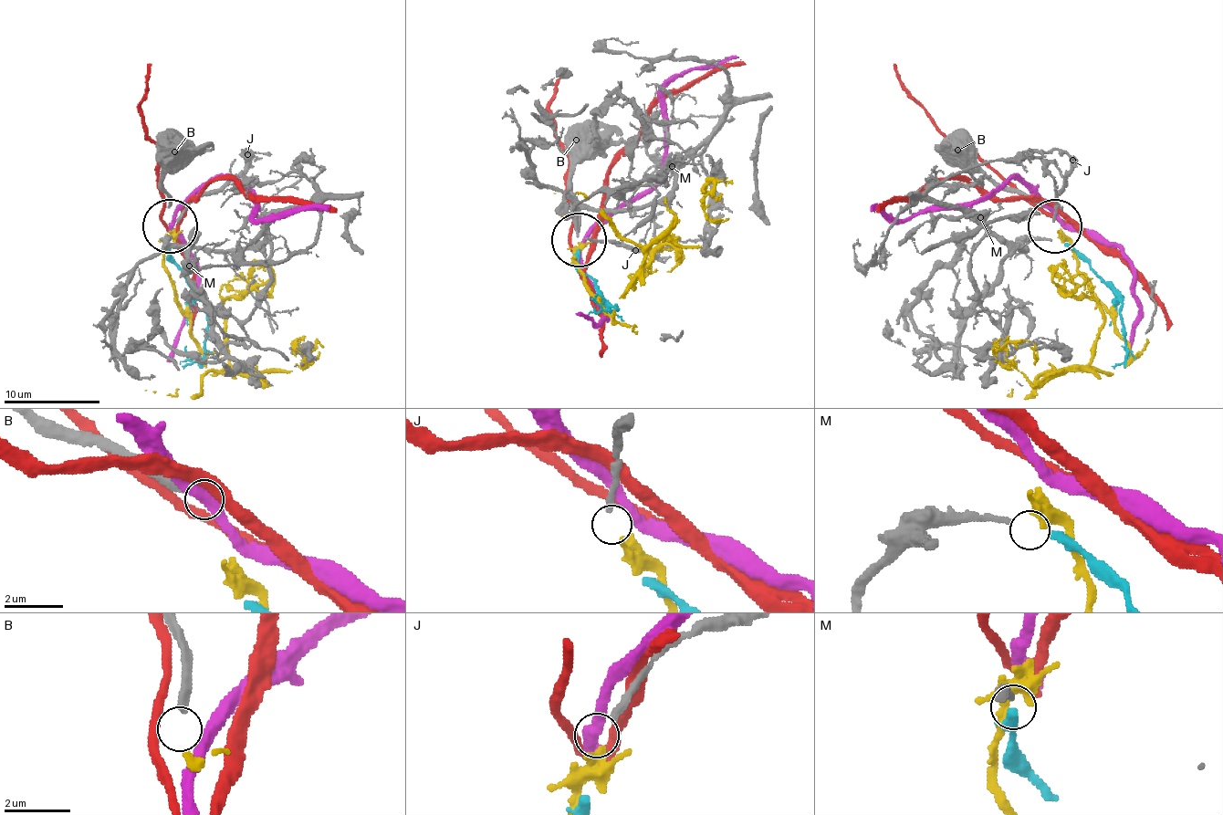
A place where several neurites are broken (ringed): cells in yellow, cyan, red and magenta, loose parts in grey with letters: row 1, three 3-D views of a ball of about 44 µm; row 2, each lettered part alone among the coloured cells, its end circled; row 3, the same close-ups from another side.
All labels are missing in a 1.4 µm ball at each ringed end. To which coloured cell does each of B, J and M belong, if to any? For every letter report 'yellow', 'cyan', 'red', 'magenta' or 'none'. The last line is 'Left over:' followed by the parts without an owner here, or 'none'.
B: none
J: yellow
M: cyan
Left over: B

